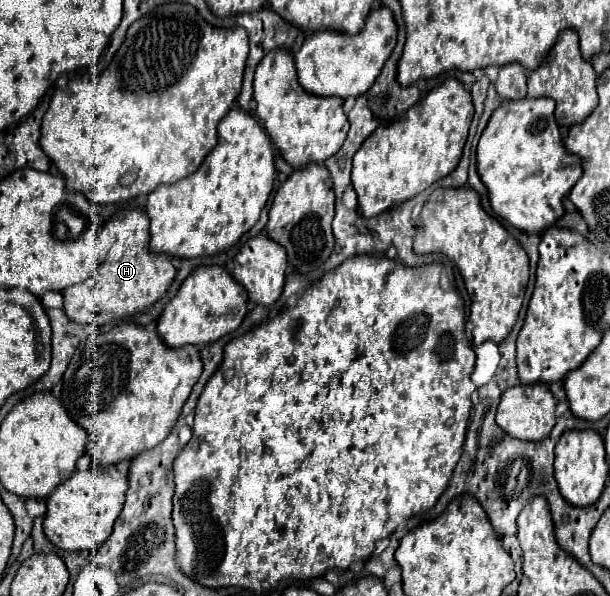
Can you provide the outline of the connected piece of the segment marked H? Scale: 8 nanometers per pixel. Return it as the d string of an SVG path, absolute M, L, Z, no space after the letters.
M121 210L99 232L101 258L97 270L83 282L63 292L65 314L79 324L107 324L111 320L143 312L169 290L175 268L167 256L155 256L149 250L149 220L141 210Z

